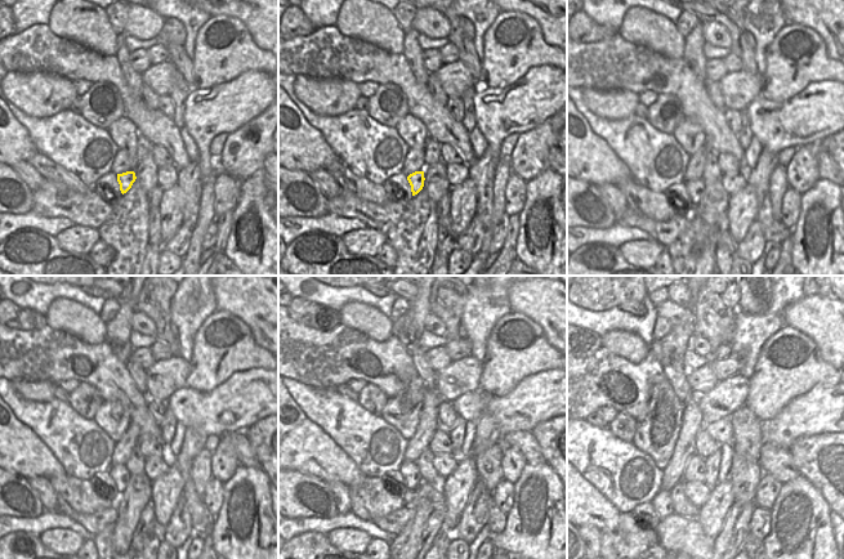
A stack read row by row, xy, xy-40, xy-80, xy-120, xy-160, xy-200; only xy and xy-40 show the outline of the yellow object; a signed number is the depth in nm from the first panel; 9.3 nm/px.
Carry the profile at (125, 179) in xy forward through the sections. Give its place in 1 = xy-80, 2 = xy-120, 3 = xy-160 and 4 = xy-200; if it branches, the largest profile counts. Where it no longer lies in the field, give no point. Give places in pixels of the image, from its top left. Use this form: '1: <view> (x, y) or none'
1: xy-80 (696, 187)
2: xy-120 (120, 474)
3: xy-160 (409, 470)
4: xy-200 (695, 469)

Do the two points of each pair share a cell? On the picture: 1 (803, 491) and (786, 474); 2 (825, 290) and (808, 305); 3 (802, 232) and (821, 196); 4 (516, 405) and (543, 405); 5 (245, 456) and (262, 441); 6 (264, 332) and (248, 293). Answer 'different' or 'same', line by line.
1: different
2: different
3: same
4: same
5: different
6: same

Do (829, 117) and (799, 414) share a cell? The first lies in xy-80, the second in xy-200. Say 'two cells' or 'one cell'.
one cell

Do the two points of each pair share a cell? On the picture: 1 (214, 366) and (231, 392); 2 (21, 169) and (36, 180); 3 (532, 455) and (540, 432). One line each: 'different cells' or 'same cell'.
1: different cells
2: same cell
3: different cells

